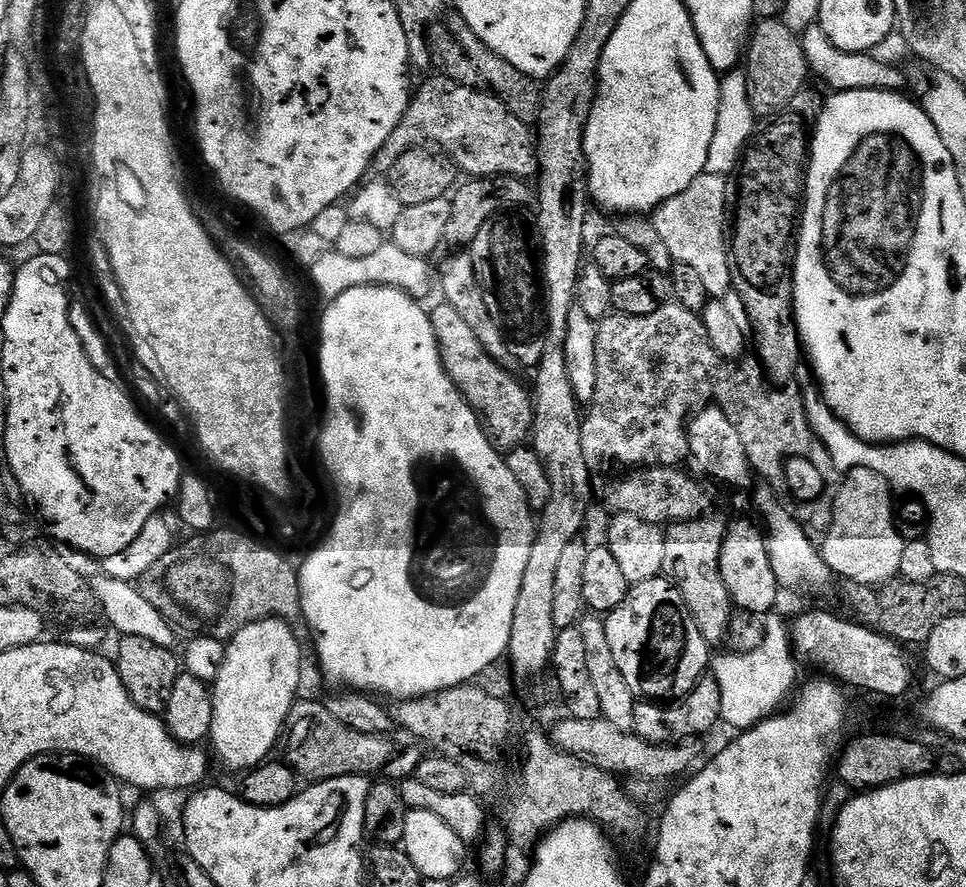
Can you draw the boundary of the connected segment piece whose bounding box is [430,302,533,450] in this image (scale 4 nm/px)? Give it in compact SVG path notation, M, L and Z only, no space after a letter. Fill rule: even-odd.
M443 302L431 309L432 329L438 342L440 357L446 374L456 383L464 399L472 405L472 411L480 417L489 440L501 450L521 447L532 434L533 397L515 380L513 373L503 368L494 358L486 354L482 342L474 338L474 330L466 323L466 318L454 310L454 306Z

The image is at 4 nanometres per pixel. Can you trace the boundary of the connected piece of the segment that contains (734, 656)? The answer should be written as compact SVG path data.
M777 614L764 620L765 637L762 646L750 653L733 651L730 656L720 656L711 661L710 672L718 682L718 690L722 690L721 721L735 730L747 730L760 721L768 719L781 707L780 703L788 696L788 691L796 684L797 657L790 635L789 625Z

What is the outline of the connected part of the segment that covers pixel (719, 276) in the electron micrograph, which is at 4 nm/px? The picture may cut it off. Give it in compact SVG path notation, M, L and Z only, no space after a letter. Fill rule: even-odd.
M705 170L698 178L694 178L694 182L690 182L690 186L686 186L686 190L682 190L682 194L661 204L650 216L652 225L658 230L662 242L666 242L666 250L670 250L673 261L691 266L702 278L702 283L705 284L708 295L712 298L722 298L727 292L733 291L732 271L728 261L730 240L726 235L726 228L724 232L724 215L727 212L729 215L730 212L730 192L728 196L728 184L724 180L727 179L721 173Z

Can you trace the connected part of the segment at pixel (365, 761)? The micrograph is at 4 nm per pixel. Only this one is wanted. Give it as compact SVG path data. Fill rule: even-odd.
M297 699L292 705L288 720L284 723L282 733L282 749L287 763L296 769L305 781L315 782L342 778L343 776L363 776L383 773L398 748L388 741L387 735L375 736L364 734L338 722L334 714L330 714L327 703L319 704L316 700Z

